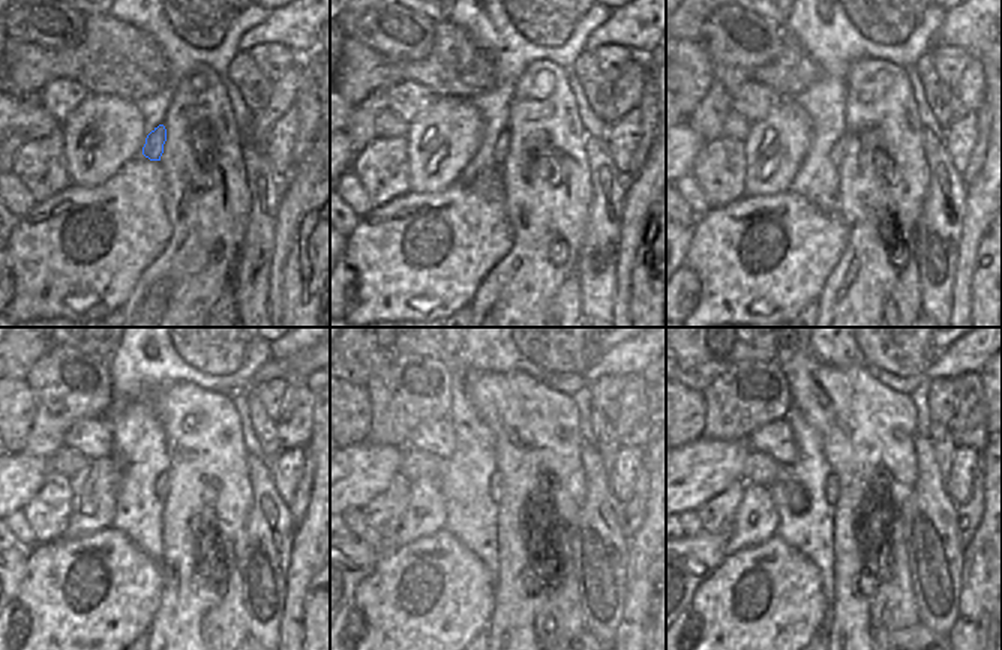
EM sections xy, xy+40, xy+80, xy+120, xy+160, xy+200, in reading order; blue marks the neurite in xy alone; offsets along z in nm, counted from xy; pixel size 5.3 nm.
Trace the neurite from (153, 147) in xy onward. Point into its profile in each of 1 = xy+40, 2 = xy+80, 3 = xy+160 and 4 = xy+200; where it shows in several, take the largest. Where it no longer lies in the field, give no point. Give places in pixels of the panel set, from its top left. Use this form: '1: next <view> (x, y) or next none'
1: next xy+40 (501, 147)
2: next xy+80 (840, 146)
3: next xy+160 (497, 479)
4: next xy+200 (831, 481)

